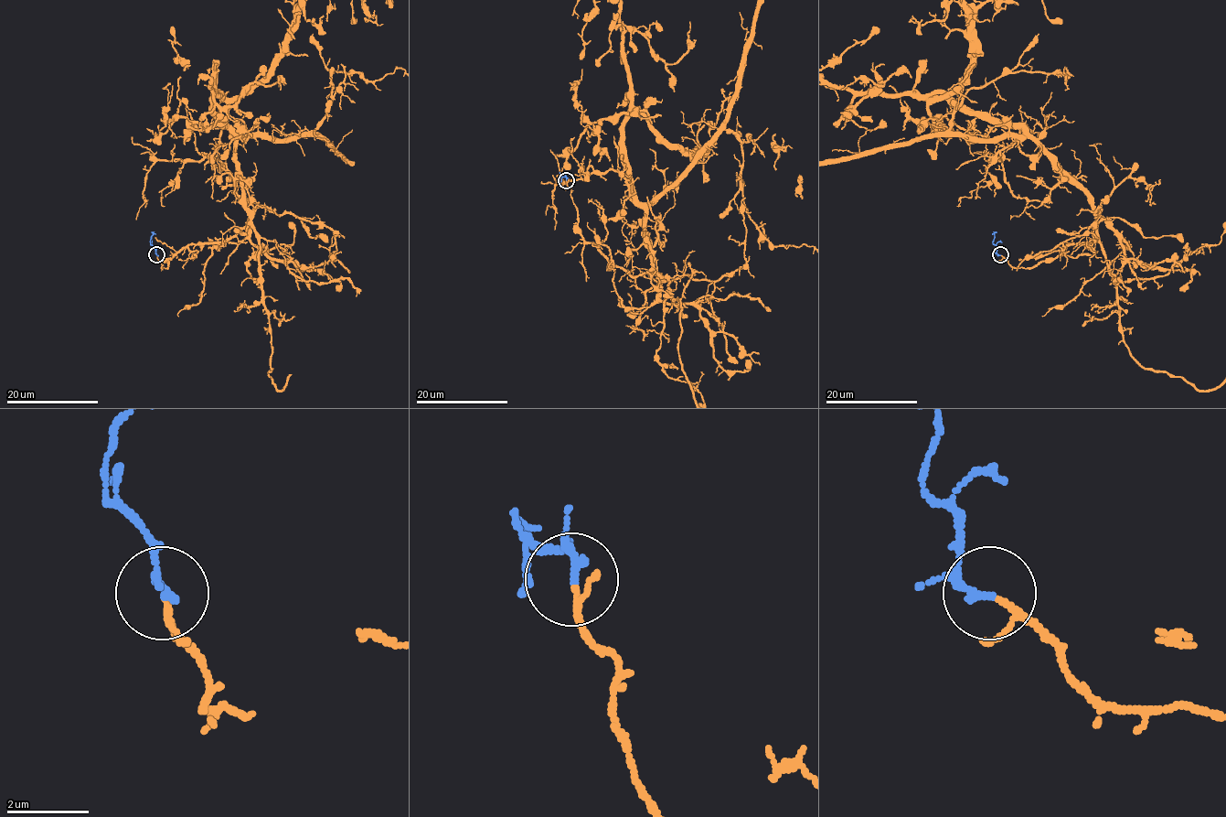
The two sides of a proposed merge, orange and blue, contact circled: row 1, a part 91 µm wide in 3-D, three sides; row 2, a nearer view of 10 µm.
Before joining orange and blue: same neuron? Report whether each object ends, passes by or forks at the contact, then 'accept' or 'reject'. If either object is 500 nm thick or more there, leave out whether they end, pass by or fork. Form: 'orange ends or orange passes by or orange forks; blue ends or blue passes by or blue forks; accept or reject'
orange passes by; blue passes by; accept

